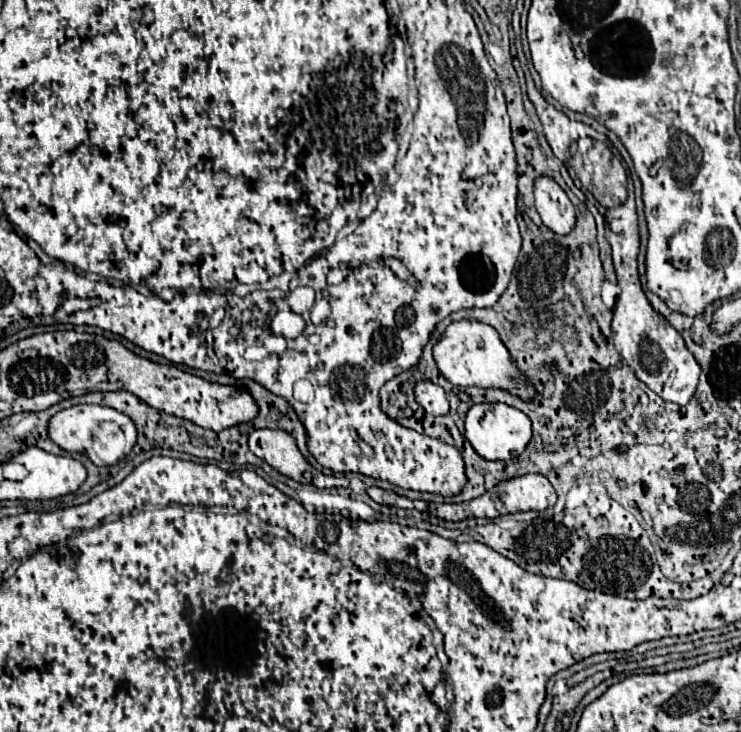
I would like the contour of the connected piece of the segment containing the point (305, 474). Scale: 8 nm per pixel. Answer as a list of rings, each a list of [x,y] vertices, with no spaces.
[[[254,430],[248,438],[248,446],[258,458],[268,462],[274,470],[278,470],[280,474],[300,484],[316,482],[316,486],[322,484],[322,488],[342,486],[342,476],[336,478],[336,476],[324,476],[318,472],[314,474],[314,468],[304,460],[292,436],[286,436],[286,432]]]

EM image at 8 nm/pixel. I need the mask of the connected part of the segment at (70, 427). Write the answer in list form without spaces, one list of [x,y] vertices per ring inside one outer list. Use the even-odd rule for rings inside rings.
[[[94,404],[70,406],[54,414],[48,422],[48,436],[54,444],[68,452],[86,454],[96,466],[114,466],[136,444],[136,428],[128,416],[116,412],[114,408]]]

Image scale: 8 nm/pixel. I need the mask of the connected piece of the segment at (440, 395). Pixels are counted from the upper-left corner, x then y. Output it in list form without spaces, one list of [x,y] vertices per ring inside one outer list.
[[[430,380],[418,382],[416,388],[414,388],[414,392],[416,392],[416,400],[418,400],[430,414],[440,416],[440,414],[446,414],[446,412],[448,412],[446,392],[444,392],[440,386],[432,384]]]

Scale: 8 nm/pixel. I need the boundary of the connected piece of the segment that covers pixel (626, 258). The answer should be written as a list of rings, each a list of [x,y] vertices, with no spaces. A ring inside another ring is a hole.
[[[634,194],[628,196],[626,204],[618,208],[600,208],[600,212],[608,224],[606,238],[612,246],[612,260],[614,260],[614,268],[618,274],[618,286],[620,286],[620,294],[616,298],[614,318],[612,318],[614,346],[622,354],[622,358],[628,362],[628,366],[634,370],[638,380],[648,384],[650,390],[654,390],[668,402],[686,404],[694,396],[702,368],[696,362],[694,354],[686,348],[680,332],[672,324],[668,324],[668,320],[662,314],[658,314],[650,306],[642,290],[640,276],[638,276],[640,232],[638,232]]]

